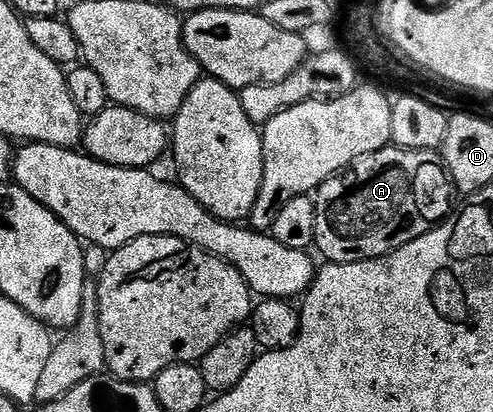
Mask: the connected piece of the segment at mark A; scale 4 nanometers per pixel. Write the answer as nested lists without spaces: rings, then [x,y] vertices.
[[[387,147],[367,157],[361,157],[337,177],[328,178],[313,194],[316,207],[313,248],[319,249],[326,256],[327,262],[336,265],[388,255],[404,247],[404,243],[420,239],[420,235],[445,221],[452,212],[450,193],[452,194],[452,182],[437,152],[428,149]]]

